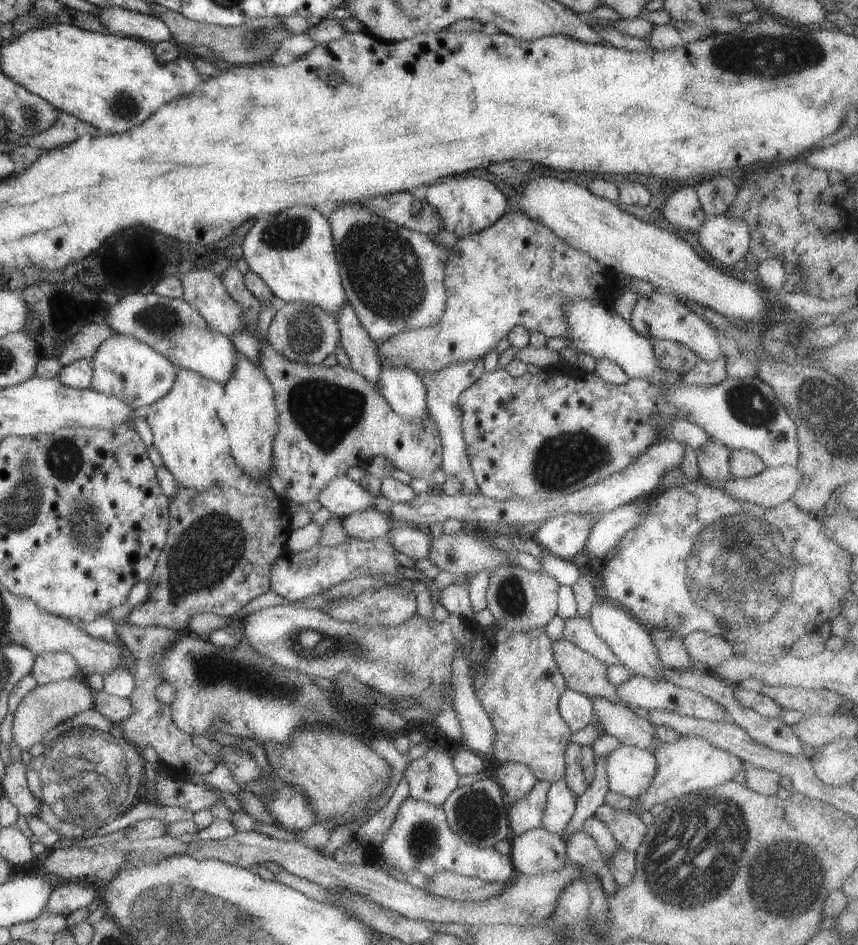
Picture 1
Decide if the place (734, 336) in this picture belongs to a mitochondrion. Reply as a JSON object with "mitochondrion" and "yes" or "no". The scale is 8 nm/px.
{"mitochondrion":"no"}

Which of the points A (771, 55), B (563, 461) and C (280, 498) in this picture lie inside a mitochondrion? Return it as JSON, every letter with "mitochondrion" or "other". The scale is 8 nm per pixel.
{"A":"mitochondrion","B":"mitochondrion","C":"other"}

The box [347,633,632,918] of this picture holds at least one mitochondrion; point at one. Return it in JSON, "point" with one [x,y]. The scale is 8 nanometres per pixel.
{"point":[478,813]}

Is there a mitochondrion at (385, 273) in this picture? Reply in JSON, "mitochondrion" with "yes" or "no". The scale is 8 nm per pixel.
{"mitochondrion":"yes"}

